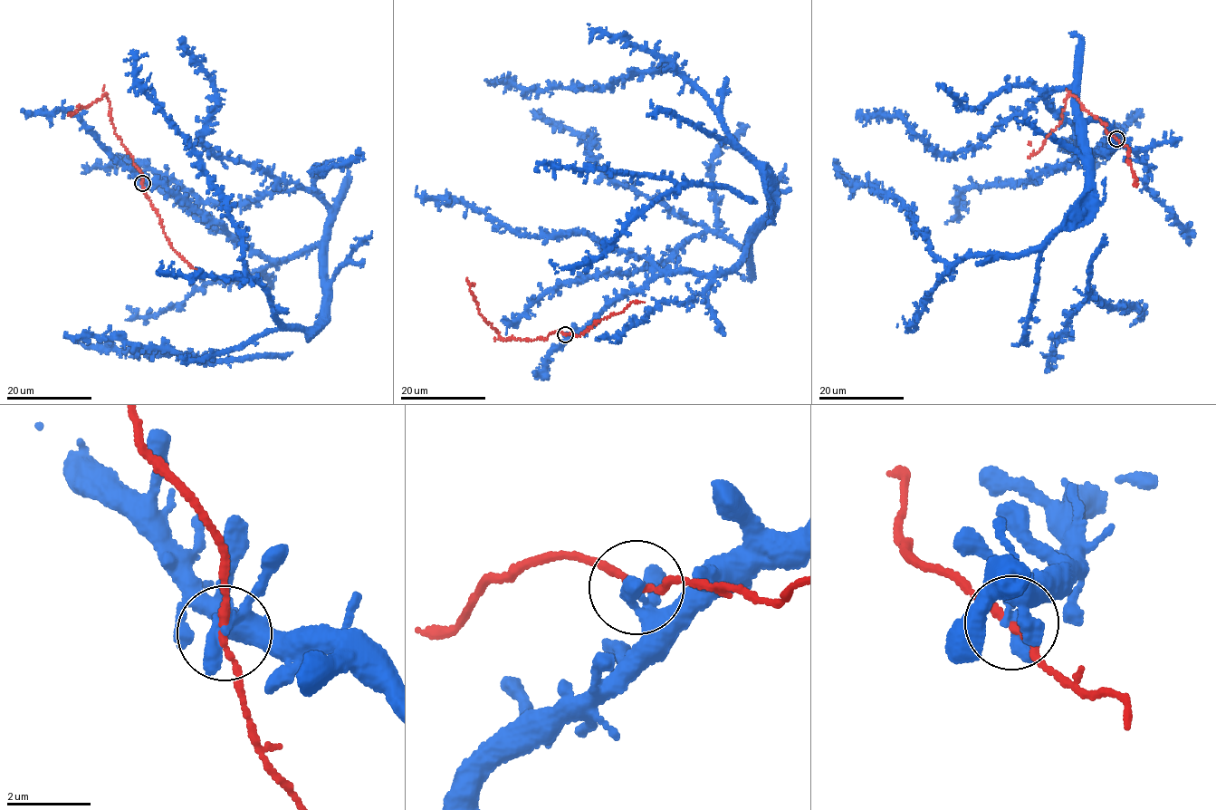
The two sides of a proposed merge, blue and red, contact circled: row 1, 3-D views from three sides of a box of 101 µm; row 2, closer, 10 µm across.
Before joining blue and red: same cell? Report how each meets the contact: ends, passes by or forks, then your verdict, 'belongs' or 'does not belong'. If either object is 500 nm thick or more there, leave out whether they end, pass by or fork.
blue forks there; red passes by; belongs

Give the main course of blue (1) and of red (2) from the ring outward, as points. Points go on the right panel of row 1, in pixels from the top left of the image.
1: (1116, 138), (1099, 152), (1115, 138), (1084, 125), (1082, 208), (1052, 236), (952, 264), (904, 204), (836, 178)
2: (1117, 138), (1071, 95), (1066, 99), (1061, 121), (1041, 148), (1035, 152), (1029, 142)

